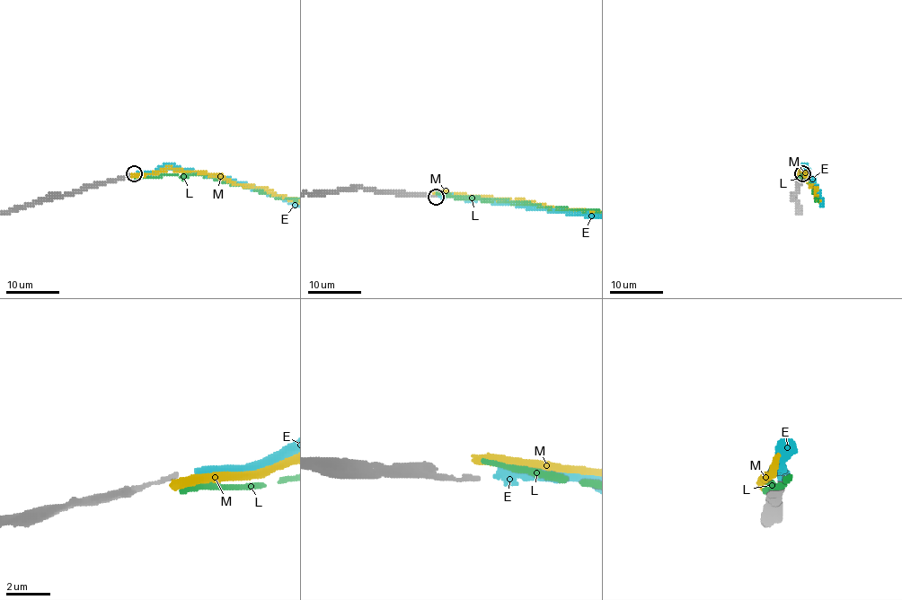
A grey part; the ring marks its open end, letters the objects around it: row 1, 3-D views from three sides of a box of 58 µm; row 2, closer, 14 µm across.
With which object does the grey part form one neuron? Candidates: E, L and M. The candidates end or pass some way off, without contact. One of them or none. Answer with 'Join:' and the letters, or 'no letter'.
Join: E

